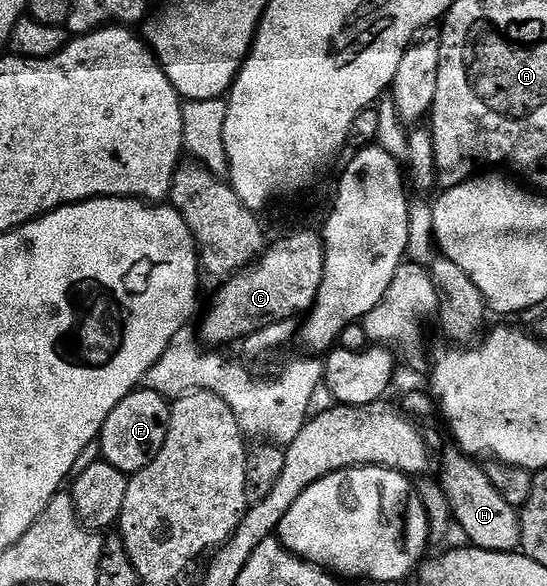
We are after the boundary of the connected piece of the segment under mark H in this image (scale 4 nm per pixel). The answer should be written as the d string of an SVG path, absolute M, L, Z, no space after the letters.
M465 454L450 455L442 465L442 492L450 502L453 522L467 535L469 542L489 551L513 551L522 542L522 524L519 512L497 491L483 468Z

